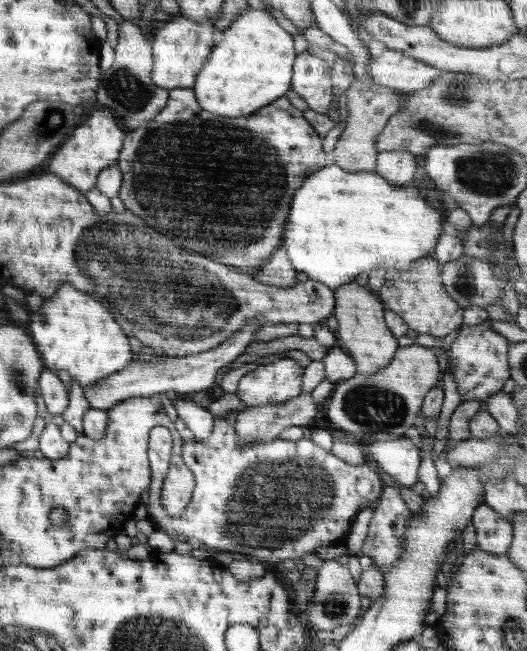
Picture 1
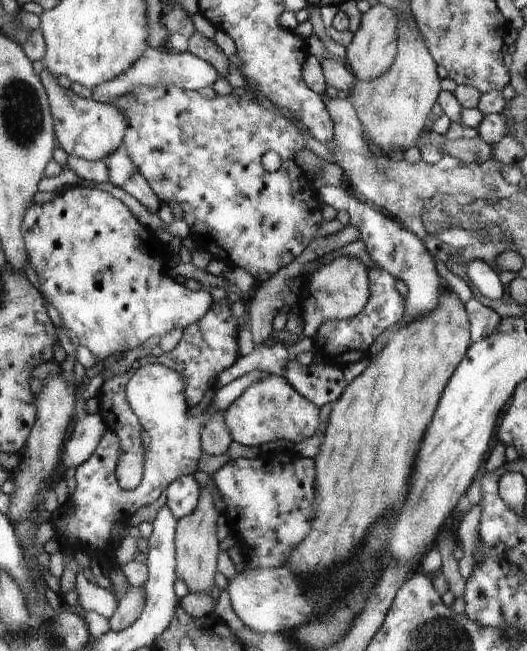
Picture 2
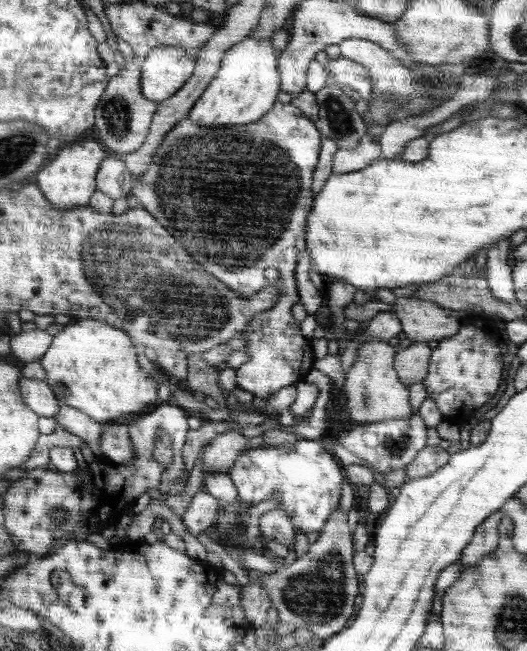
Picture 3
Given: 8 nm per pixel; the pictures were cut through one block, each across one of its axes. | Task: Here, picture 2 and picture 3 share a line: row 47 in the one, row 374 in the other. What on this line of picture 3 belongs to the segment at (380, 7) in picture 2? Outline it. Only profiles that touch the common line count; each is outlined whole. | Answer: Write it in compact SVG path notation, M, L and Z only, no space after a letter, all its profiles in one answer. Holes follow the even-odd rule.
M367 341L358 348L358 358L345 376L344 392L350 418L360 425L384 422L394 418L410 418L418 412L410 405L409 387L405 385L393 366L396 348L386 341Z

